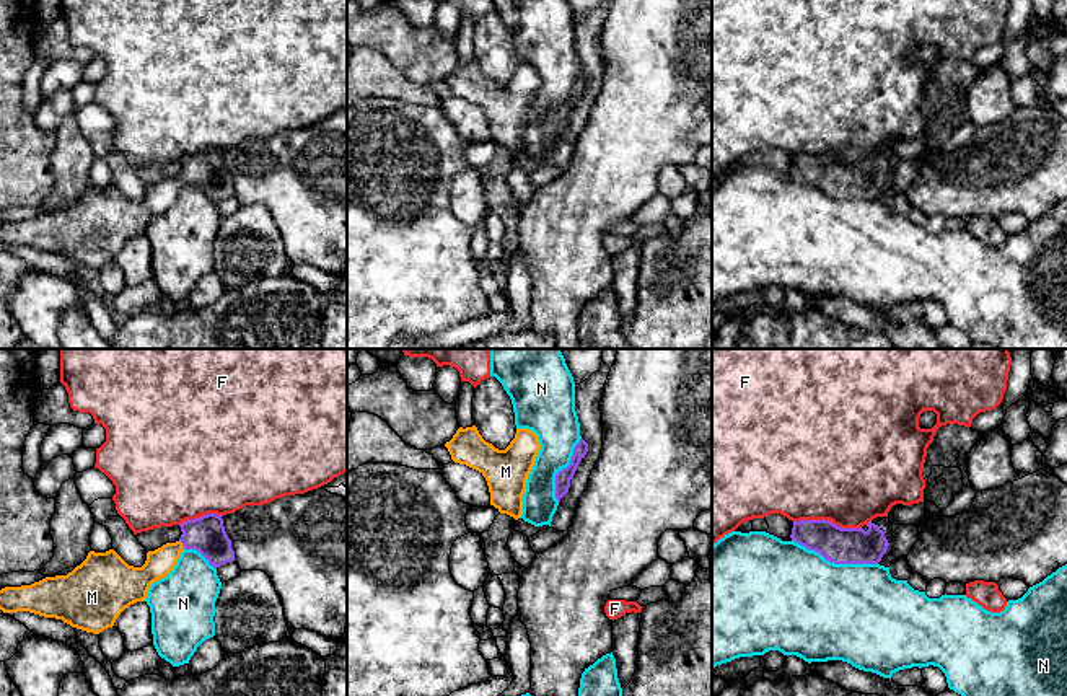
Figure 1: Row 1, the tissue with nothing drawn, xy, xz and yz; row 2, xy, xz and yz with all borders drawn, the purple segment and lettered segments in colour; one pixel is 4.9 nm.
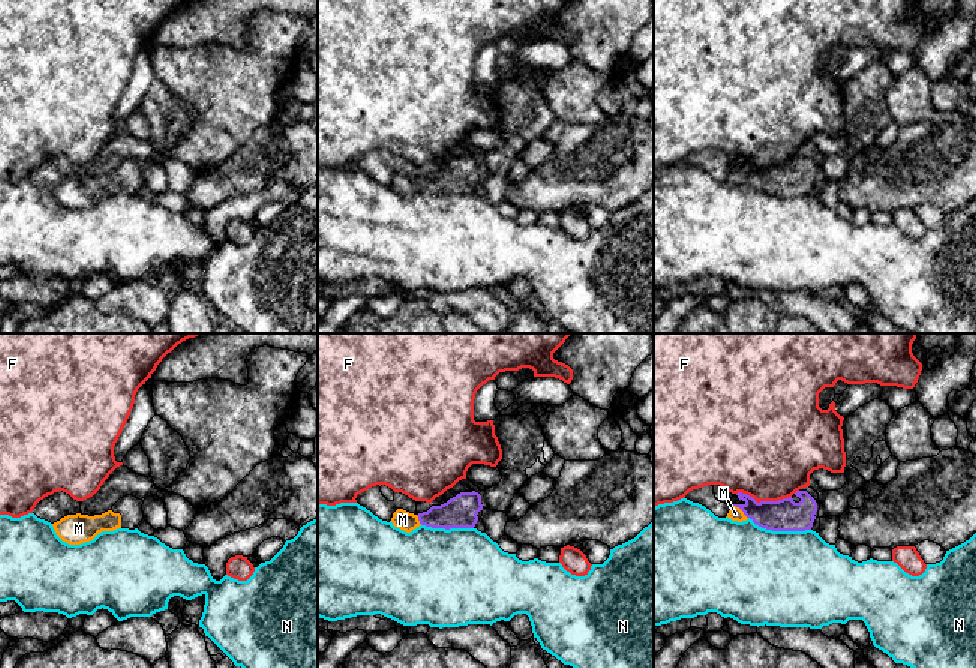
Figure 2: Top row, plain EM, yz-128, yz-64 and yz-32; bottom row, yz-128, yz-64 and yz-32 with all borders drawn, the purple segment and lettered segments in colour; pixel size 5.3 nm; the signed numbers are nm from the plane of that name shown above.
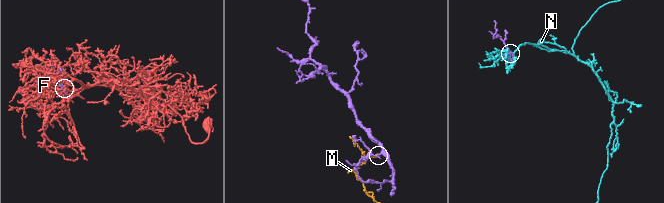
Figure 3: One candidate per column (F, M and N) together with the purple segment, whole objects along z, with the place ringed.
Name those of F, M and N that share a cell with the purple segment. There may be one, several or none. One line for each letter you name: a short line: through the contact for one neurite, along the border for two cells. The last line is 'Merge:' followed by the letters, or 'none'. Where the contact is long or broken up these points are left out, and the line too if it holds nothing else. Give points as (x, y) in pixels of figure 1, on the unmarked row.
M: line xy (207, 170), (196, 170), (183, 180), (160, 198)
Merge: M

